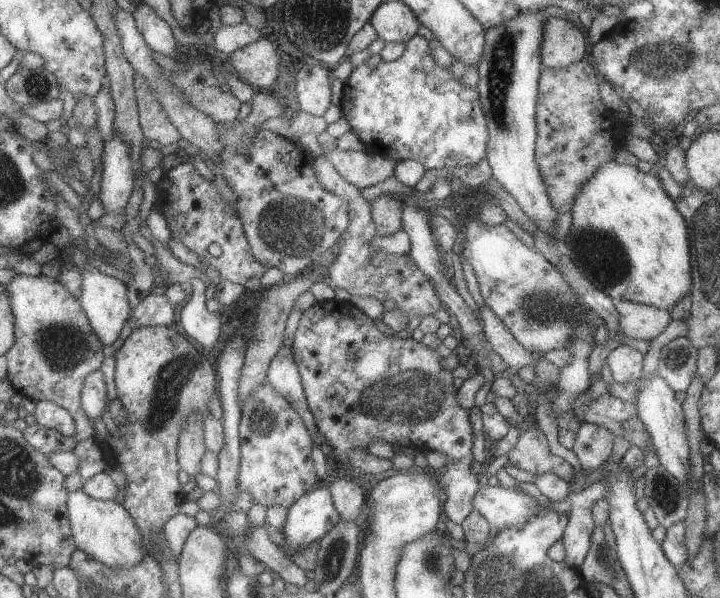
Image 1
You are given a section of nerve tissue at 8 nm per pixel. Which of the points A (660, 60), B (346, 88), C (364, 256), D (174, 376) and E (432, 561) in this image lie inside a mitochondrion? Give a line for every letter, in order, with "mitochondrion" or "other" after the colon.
A: mitochondrion
B: other
C: other
D: mitochondrion
E: mitochondrion

